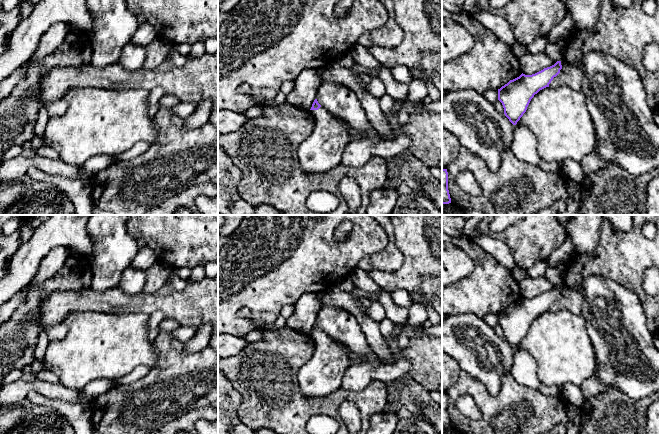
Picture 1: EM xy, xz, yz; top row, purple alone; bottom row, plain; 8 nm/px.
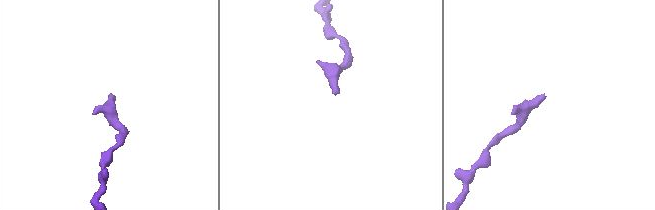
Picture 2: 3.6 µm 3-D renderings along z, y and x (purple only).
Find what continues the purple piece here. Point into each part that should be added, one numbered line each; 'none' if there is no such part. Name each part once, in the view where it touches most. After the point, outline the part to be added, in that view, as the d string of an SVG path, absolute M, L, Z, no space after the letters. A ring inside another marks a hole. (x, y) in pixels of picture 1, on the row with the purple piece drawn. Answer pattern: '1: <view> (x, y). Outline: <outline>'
1: xz (322, 150). Outline: M325 108L310 113L314 117L313 130L297 148L300 168L307 174L328 172L341 164L344 149L350 142L349 134L341 118Z

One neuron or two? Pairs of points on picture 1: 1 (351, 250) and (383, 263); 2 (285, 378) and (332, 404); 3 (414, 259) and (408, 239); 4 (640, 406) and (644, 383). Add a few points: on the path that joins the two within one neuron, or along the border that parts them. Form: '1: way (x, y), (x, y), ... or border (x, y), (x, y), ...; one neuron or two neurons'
1: border (386, 244), (382, 249), (364, 256), (356, 266); two neurons
2: way (291, 391), (304, 404), (319, 404); one neuron
3: way (414, 254), (413, 244); one neuron
4: border (619, 389), (636, 399), (648, 396); two neurons

